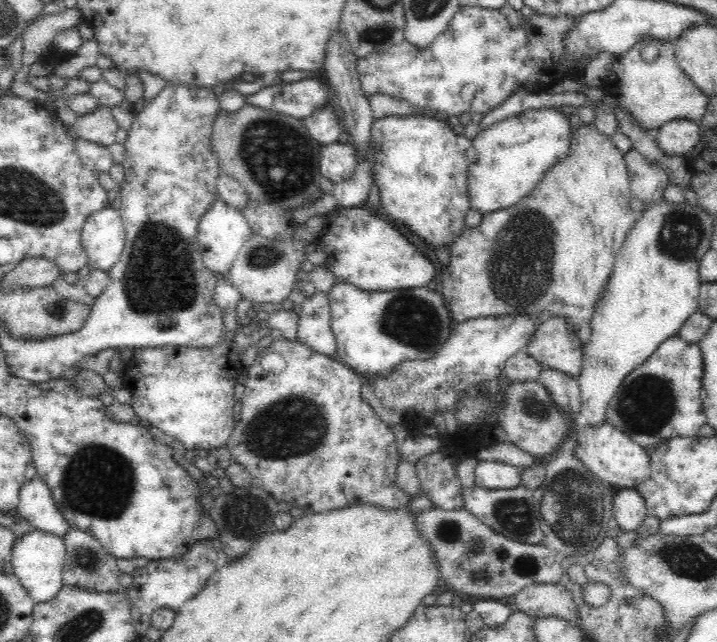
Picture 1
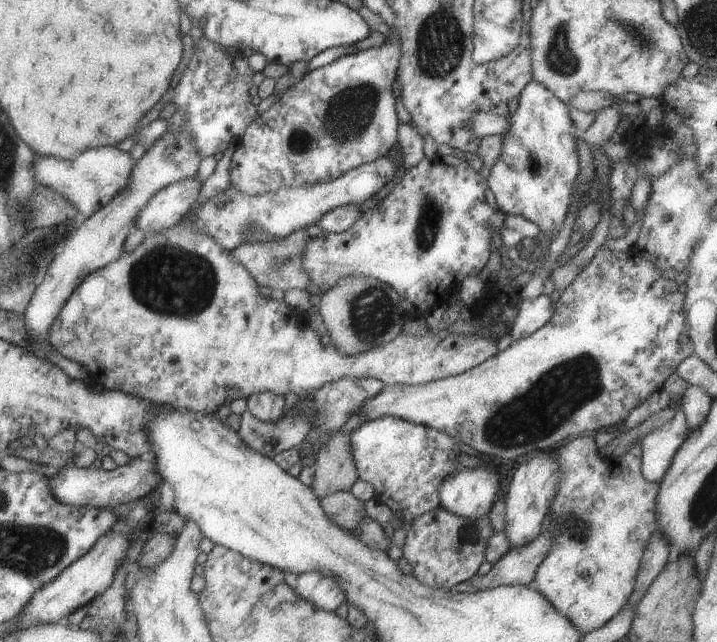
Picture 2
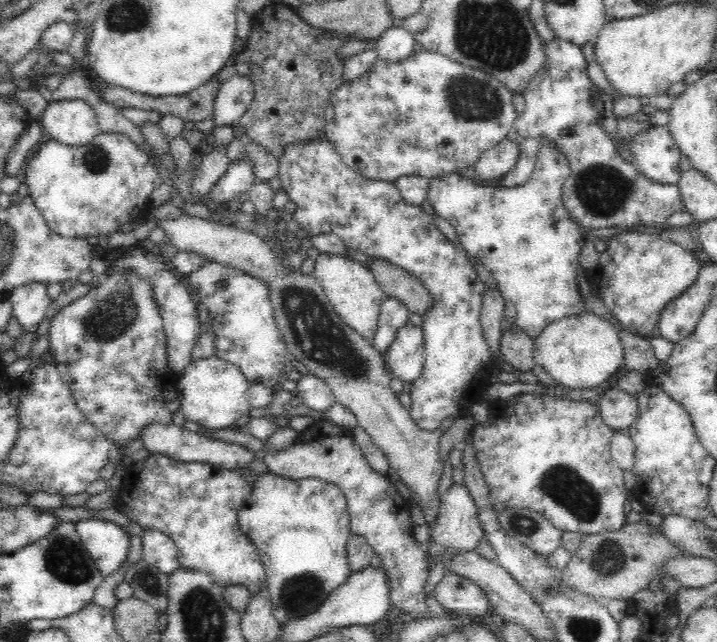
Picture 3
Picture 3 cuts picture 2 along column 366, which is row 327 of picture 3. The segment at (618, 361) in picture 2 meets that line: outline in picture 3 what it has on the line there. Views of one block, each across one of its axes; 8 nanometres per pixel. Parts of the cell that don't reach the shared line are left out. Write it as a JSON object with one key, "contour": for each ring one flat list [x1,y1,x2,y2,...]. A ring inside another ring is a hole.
{"contour":[[408,322,396,332,390,348,383,353,388,371,402,381,412,382,424,366,424,337,420,326]]}

